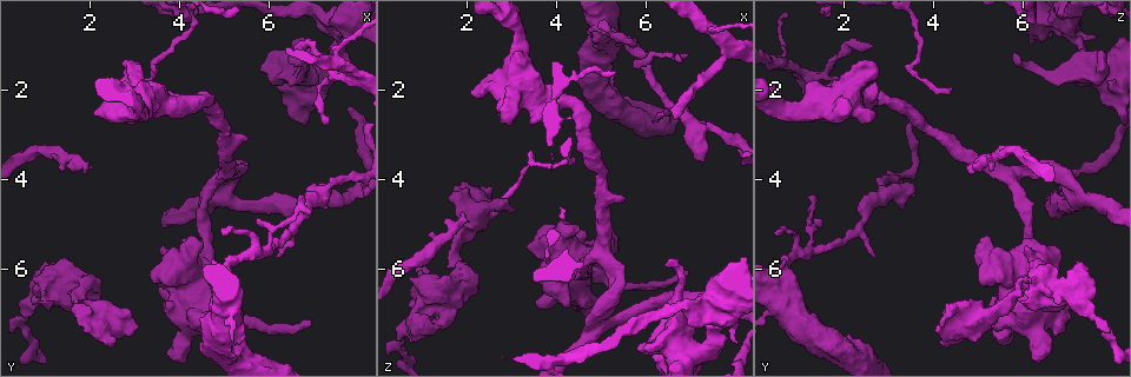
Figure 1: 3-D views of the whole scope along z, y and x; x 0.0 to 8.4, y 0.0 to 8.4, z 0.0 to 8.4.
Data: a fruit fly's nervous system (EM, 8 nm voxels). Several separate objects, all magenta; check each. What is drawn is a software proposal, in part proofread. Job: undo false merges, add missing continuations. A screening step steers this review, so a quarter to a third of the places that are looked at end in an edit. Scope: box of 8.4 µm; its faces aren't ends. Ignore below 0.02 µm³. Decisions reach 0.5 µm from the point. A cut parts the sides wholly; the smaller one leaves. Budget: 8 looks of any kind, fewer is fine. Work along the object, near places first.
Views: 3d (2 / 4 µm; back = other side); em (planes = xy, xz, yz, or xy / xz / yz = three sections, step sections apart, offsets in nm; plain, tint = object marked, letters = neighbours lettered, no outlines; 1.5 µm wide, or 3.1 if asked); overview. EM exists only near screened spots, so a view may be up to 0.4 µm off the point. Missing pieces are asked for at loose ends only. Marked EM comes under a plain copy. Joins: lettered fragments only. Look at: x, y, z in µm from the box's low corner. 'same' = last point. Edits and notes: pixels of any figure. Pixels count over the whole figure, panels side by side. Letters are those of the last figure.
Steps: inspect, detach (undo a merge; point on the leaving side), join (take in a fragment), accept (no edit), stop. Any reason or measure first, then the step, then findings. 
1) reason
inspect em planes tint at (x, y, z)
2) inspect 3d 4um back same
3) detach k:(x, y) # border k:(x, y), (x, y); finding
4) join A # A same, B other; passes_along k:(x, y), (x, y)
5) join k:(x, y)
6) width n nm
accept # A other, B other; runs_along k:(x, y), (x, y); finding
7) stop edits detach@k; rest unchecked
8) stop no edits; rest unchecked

thin end
inspect 3d 2um at (6.60, 1.05, 2.65)

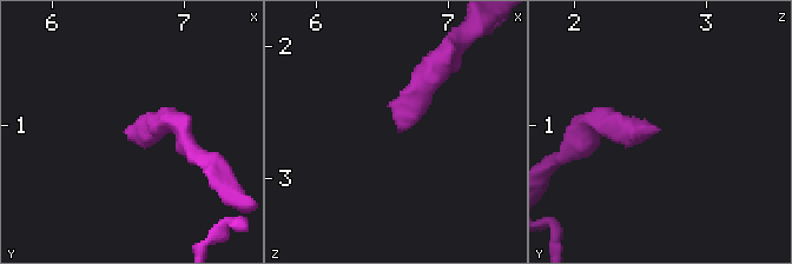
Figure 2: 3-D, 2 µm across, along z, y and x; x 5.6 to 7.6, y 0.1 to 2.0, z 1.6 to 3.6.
inspect em yz step 8 tint at (6.60, 1.04, 2.62)

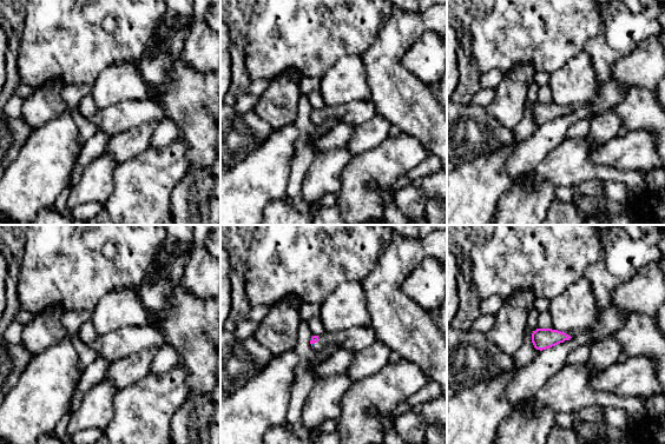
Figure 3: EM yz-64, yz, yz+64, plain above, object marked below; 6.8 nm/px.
another direction
inspect em planes letters same

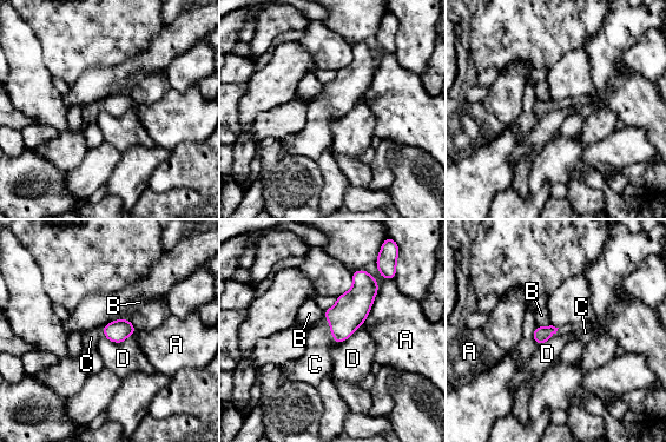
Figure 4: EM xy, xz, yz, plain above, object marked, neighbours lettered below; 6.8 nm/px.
longest_contact A 400 nm
join C # A other, B other, C same, D other; passes_along 4:(351, 308), (330, 329), (317, 362); it goes on there

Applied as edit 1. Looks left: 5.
an open end
inspect 3d 4um at (7.00, 7.15, 6.15)

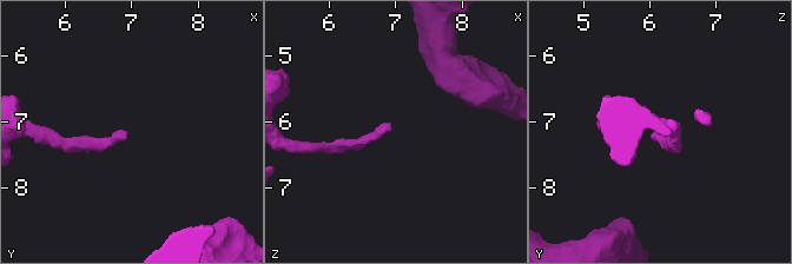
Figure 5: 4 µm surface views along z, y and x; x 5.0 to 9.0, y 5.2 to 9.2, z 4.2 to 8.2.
inspect em xy step 4 letters at (6.95, 7.20, 6.10)

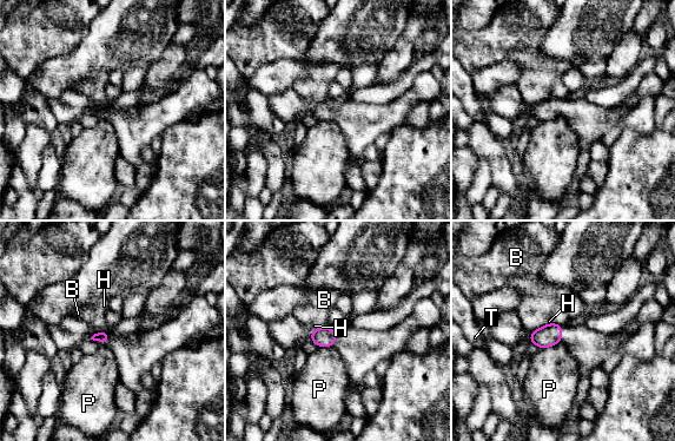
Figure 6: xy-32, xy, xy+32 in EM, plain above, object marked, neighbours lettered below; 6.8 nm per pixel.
accept # B other, H other, P other, T other; border 6:(561, 341), (540, 349); none of them fits

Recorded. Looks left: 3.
free end
inspect 3d 2um at (1.85, 3.80, 4.85)

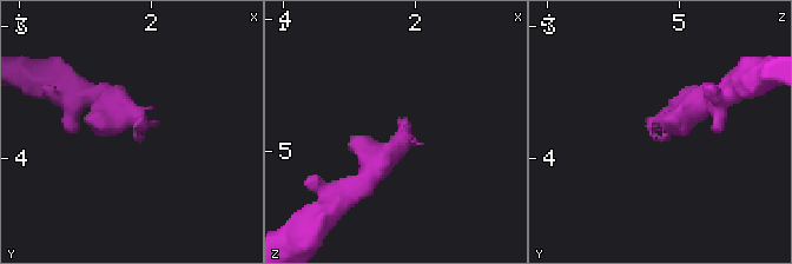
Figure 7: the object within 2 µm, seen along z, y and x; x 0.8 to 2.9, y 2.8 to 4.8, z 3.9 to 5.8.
inspect em xz step 8 letters at (1.90, 3.86, 4.82)

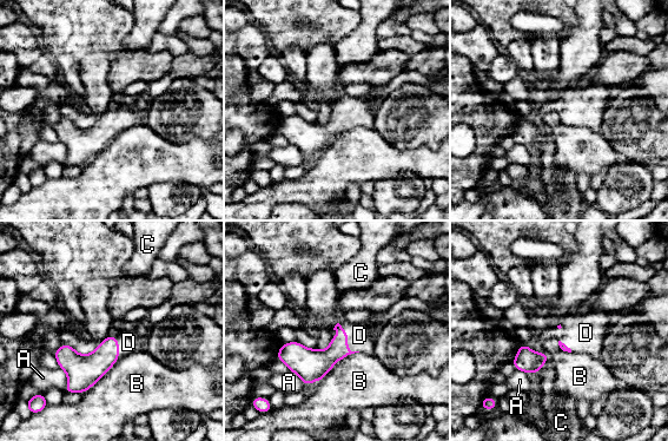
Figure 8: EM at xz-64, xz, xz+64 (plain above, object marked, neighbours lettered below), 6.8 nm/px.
inspect em planes letters same

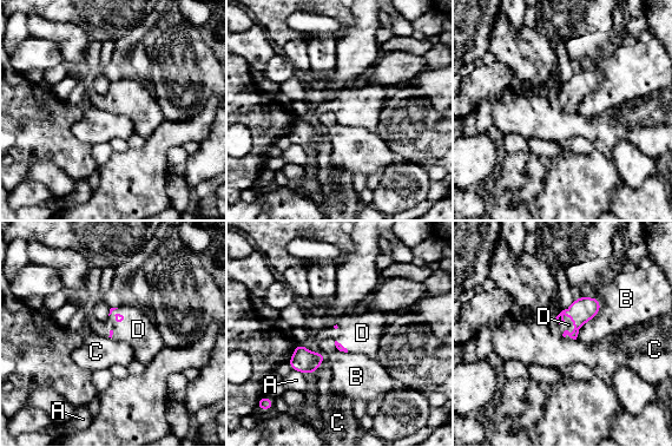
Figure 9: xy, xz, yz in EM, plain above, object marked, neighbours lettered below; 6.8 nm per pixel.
join D # A other, B other, C other, D same; passes_along 9:(584, 309), (575, 327), (568, 324); it goes on there

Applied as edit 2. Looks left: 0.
stop edits join@4, join@9; rest unchecked

